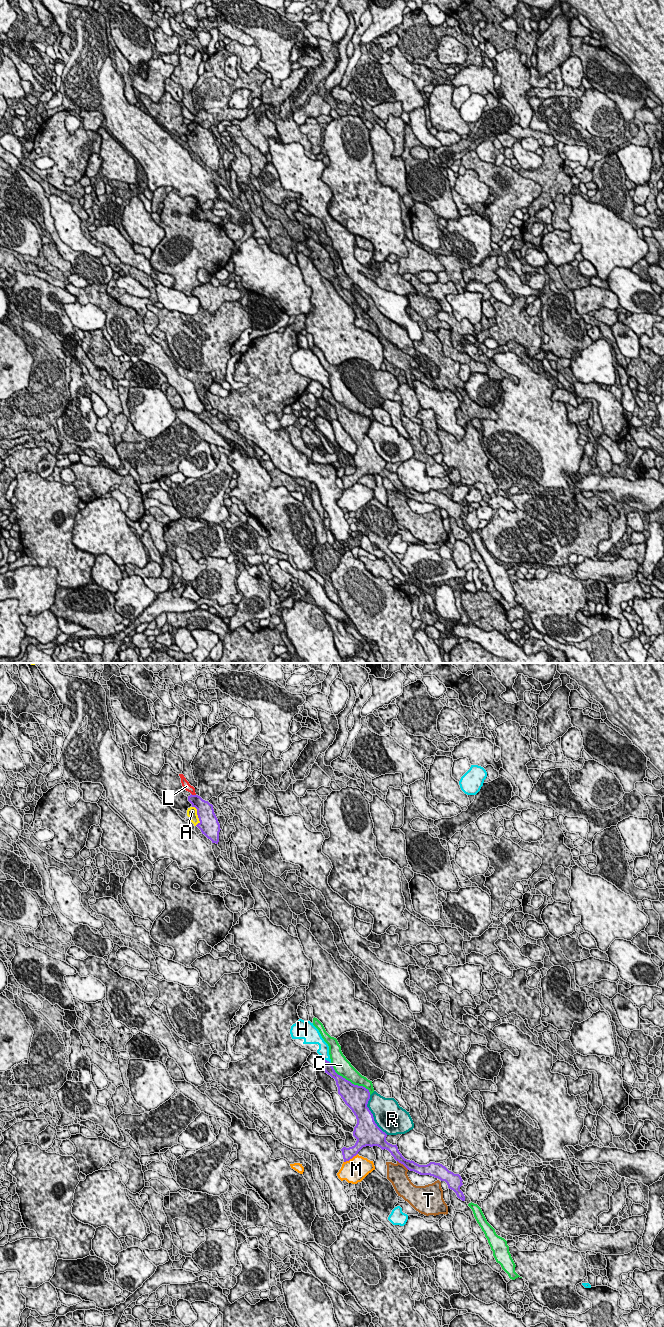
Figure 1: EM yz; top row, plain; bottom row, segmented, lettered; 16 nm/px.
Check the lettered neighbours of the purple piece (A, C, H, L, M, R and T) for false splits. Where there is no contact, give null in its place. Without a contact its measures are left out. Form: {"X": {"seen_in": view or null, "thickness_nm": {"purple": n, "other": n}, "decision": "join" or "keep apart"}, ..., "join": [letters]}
{"A": {"seen_in": "yz", "thickness_nm": {"purple": 300, "other": 160}, "decision": "join"}, "C": {"seen_in": "yz", "thickness_nm": {"purple": 360, "other": 280}, "decision": "keep apart"}, "H": {"seen_in": "yz", "thickness_nm": {"purple": 160, "other": 180}, "decision": "keep apart"}, "L": {"seen_in": "yz", "thickness_nm": {"purple": 240, "other": 130}, "decision": "keep apart"}, "M": {"seen_in": "yz", "thickness_nm": {"purple": 190, "other": 380}, "decision": "keep apart"}, "R": {"seen_in": "yz", "thickness_nm": {"purple": 360, "other": 460}, "decision": "keep apart"}, "T": {"seen_in": "yz", "thickness_nm": {"purple": 160, "other": 320}, "decision": "keep apart"}, "join": ["A"]}

